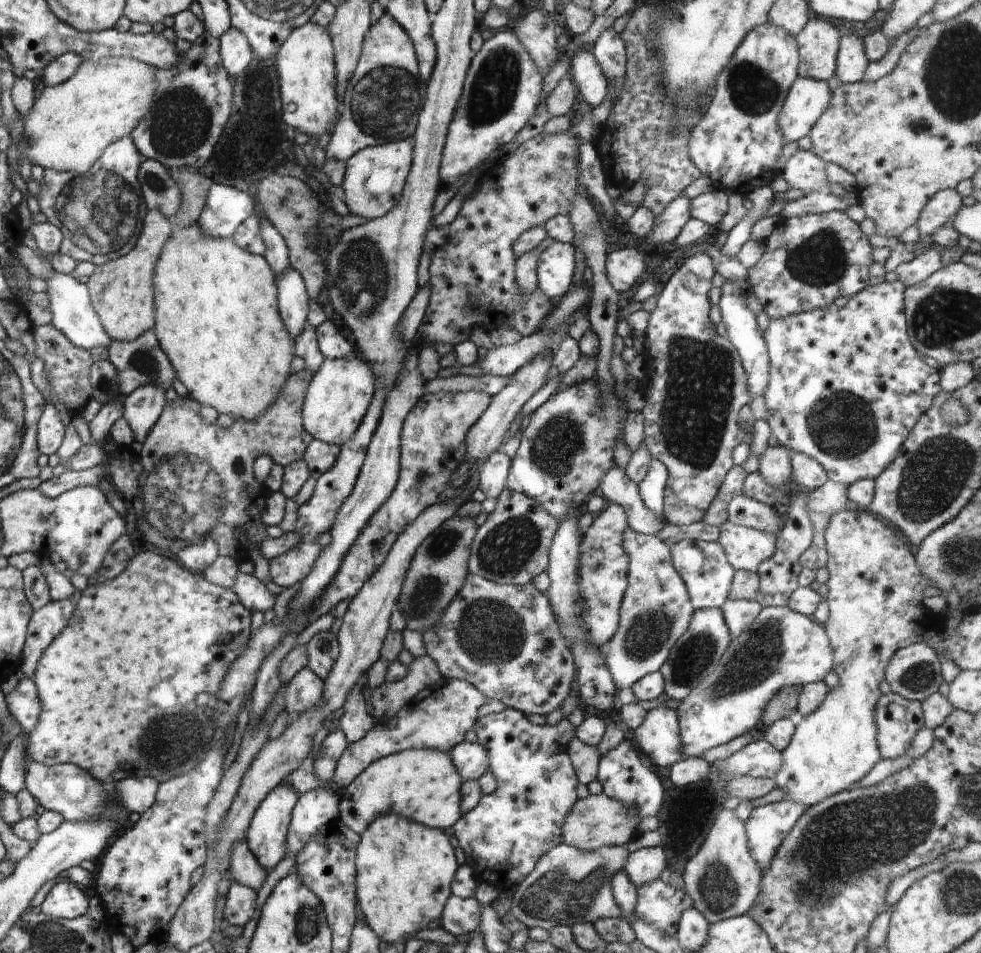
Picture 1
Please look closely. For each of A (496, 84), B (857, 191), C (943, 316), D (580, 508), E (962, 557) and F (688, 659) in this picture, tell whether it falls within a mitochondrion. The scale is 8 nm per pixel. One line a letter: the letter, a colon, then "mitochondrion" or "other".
A: mitochondrion
B: other
C: mitochondrion
D: other
E: mitochondrion
F: mitochondrion

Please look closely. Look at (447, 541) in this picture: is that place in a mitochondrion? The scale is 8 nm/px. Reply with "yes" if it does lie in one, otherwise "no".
yes

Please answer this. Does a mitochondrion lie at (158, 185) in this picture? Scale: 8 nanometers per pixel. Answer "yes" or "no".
yes

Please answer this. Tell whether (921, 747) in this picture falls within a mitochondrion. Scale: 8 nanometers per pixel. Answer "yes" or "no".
no

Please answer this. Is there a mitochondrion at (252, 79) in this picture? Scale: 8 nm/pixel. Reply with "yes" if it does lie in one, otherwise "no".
no

